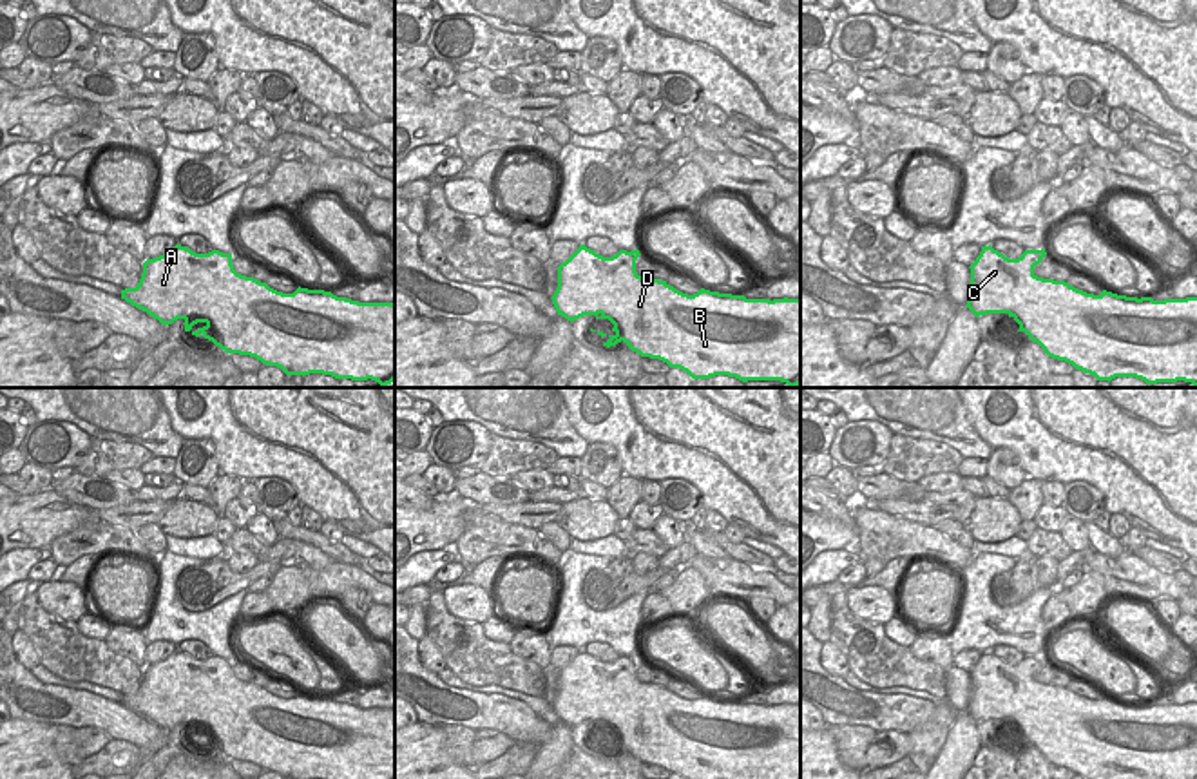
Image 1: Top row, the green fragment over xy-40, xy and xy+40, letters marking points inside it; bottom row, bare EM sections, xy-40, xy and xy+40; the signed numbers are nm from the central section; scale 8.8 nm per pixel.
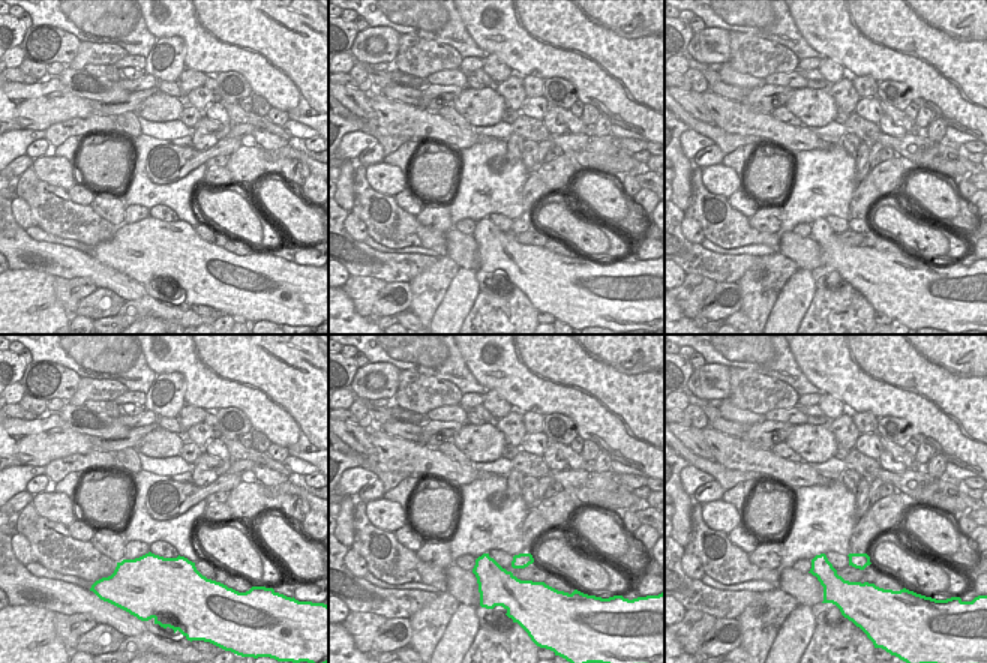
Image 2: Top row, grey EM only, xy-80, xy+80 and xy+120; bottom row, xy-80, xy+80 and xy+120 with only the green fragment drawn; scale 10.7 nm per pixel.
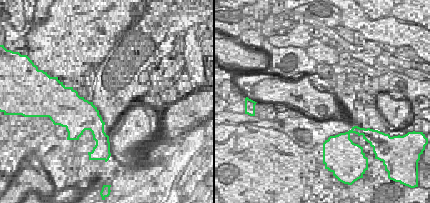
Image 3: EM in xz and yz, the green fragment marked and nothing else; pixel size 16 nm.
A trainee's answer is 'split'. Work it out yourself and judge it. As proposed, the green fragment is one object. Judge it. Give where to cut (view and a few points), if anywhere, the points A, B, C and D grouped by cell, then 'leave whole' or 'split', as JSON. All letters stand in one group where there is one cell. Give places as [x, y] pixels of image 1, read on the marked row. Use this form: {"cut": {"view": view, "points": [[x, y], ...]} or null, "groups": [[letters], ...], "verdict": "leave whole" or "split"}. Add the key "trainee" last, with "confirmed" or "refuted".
{"cut": null, "groups": [["A", "B", "C", "D"]], "verdict": "leave whole", "trainee": "refuted"}

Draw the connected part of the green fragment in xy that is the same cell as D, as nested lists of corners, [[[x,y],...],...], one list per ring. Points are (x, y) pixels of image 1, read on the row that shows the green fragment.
[[[579,248],[558,266],[558,288],[552,304],[558,315],[576,321],[583,315],[608,319],[614,328],[603,346],[625,342],[641,357],[659,359],[692,379],[715,375],[748,380],[780,380],[790,388],[800,384],[800,299],[746,299],[701,288],[688,295],[666,281],[641,277],[636,272],[639,250],[619,250],[603,257]]]

